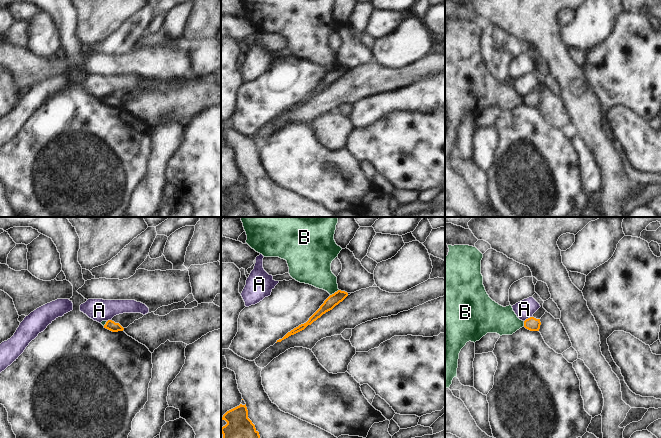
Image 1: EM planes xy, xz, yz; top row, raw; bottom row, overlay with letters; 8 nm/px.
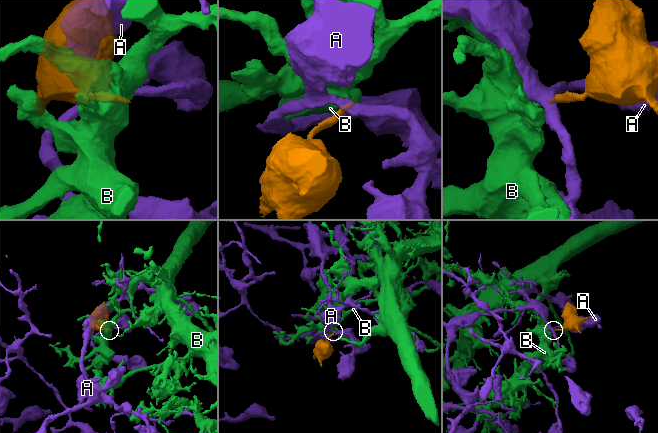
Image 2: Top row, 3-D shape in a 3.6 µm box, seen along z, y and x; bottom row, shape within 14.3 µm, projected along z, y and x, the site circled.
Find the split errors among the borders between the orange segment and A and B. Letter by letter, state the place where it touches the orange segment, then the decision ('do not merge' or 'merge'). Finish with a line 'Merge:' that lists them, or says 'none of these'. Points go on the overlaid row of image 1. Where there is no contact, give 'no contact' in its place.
A: yz (528, 318) | do not merge
B: xz (335, 292) | do not merge
Merge: none of these

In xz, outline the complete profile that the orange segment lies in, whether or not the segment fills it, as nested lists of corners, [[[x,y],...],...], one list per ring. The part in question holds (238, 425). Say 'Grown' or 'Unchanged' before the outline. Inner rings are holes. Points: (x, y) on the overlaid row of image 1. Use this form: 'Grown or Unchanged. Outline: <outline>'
Unchanged. Outline: [[[240,404],[227,411],[221,420],[227,422],[227,424],[221,428],[223,438],[260,438],[255,425],[248,418],[246,404]]]

